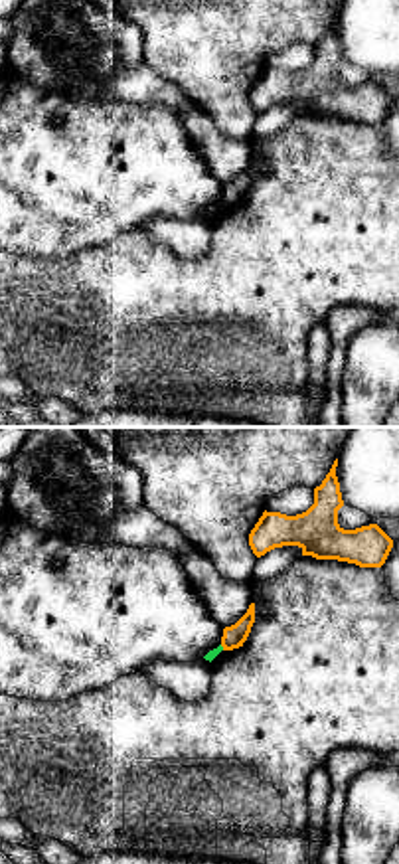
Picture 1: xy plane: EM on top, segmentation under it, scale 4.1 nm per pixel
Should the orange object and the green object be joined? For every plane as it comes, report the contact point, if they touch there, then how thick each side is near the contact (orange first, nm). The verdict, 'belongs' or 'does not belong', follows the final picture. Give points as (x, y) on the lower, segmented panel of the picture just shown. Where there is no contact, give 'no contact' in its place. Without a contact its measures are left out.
(222, 645) | 90/40 nm

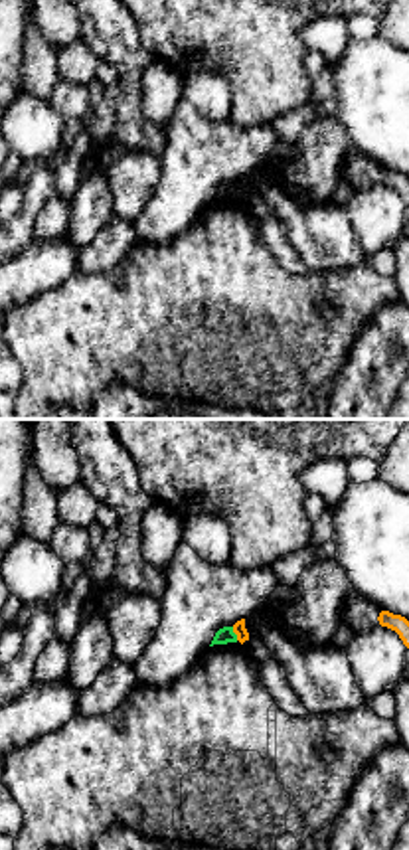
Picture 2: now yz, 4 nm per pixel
(234, 631) | 50/70 nm

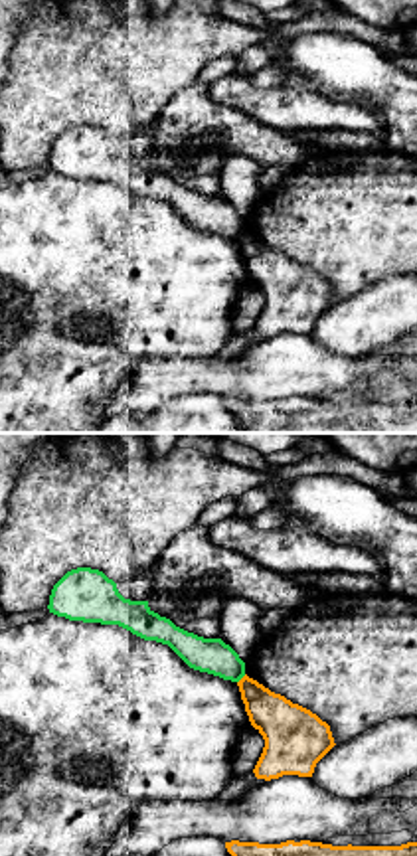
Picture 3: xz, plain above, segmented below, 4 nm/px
(242, 679) | 190/140 nm

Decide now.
does not belong

